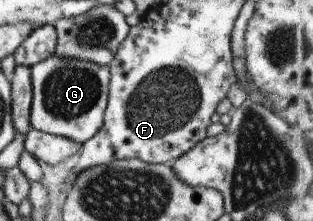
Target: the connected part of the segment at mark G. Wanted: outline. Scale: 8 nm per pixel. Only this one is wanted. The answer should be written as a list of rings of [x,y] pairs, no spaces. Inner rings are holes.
[[[52,55],[33,65],[30,71],[33,89],[30,111],[32,128],[76,141],[81,146],[100,131],[109,98],[109,65]]]

